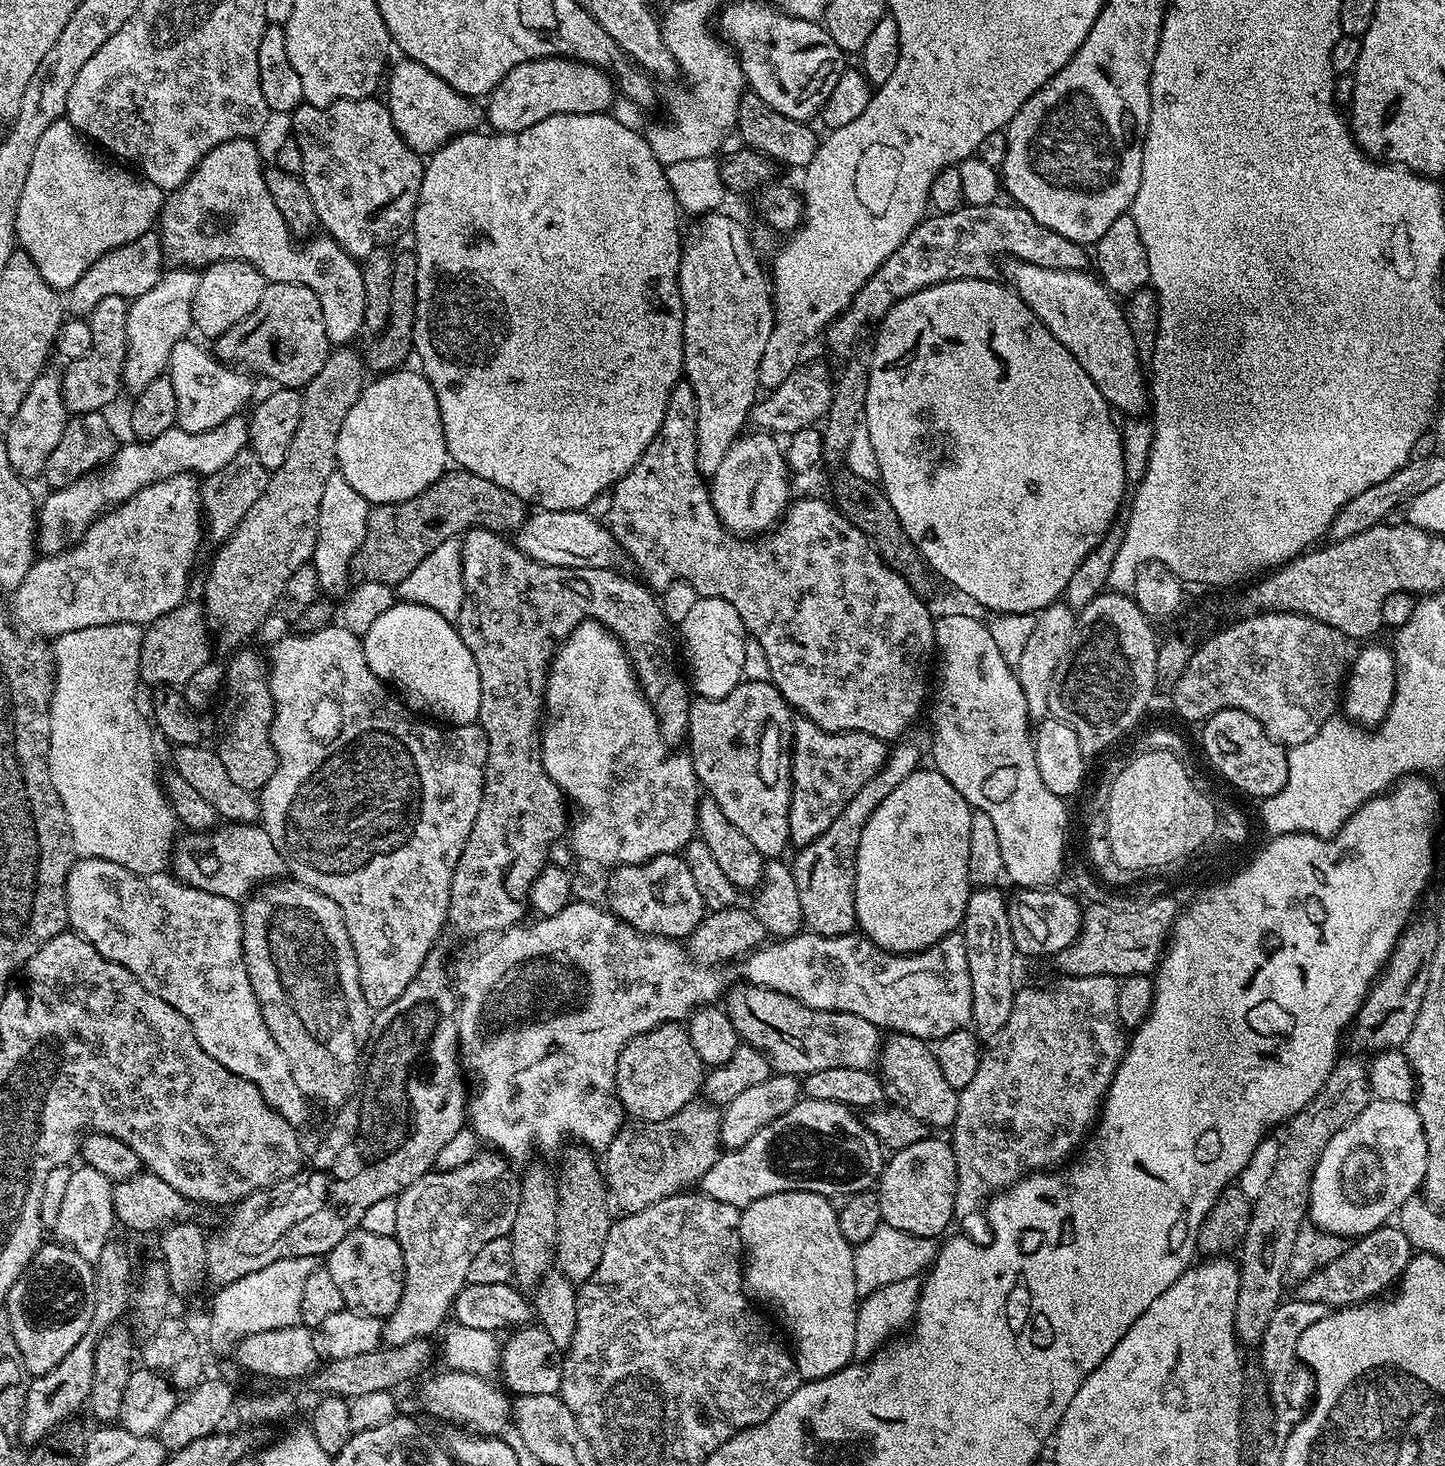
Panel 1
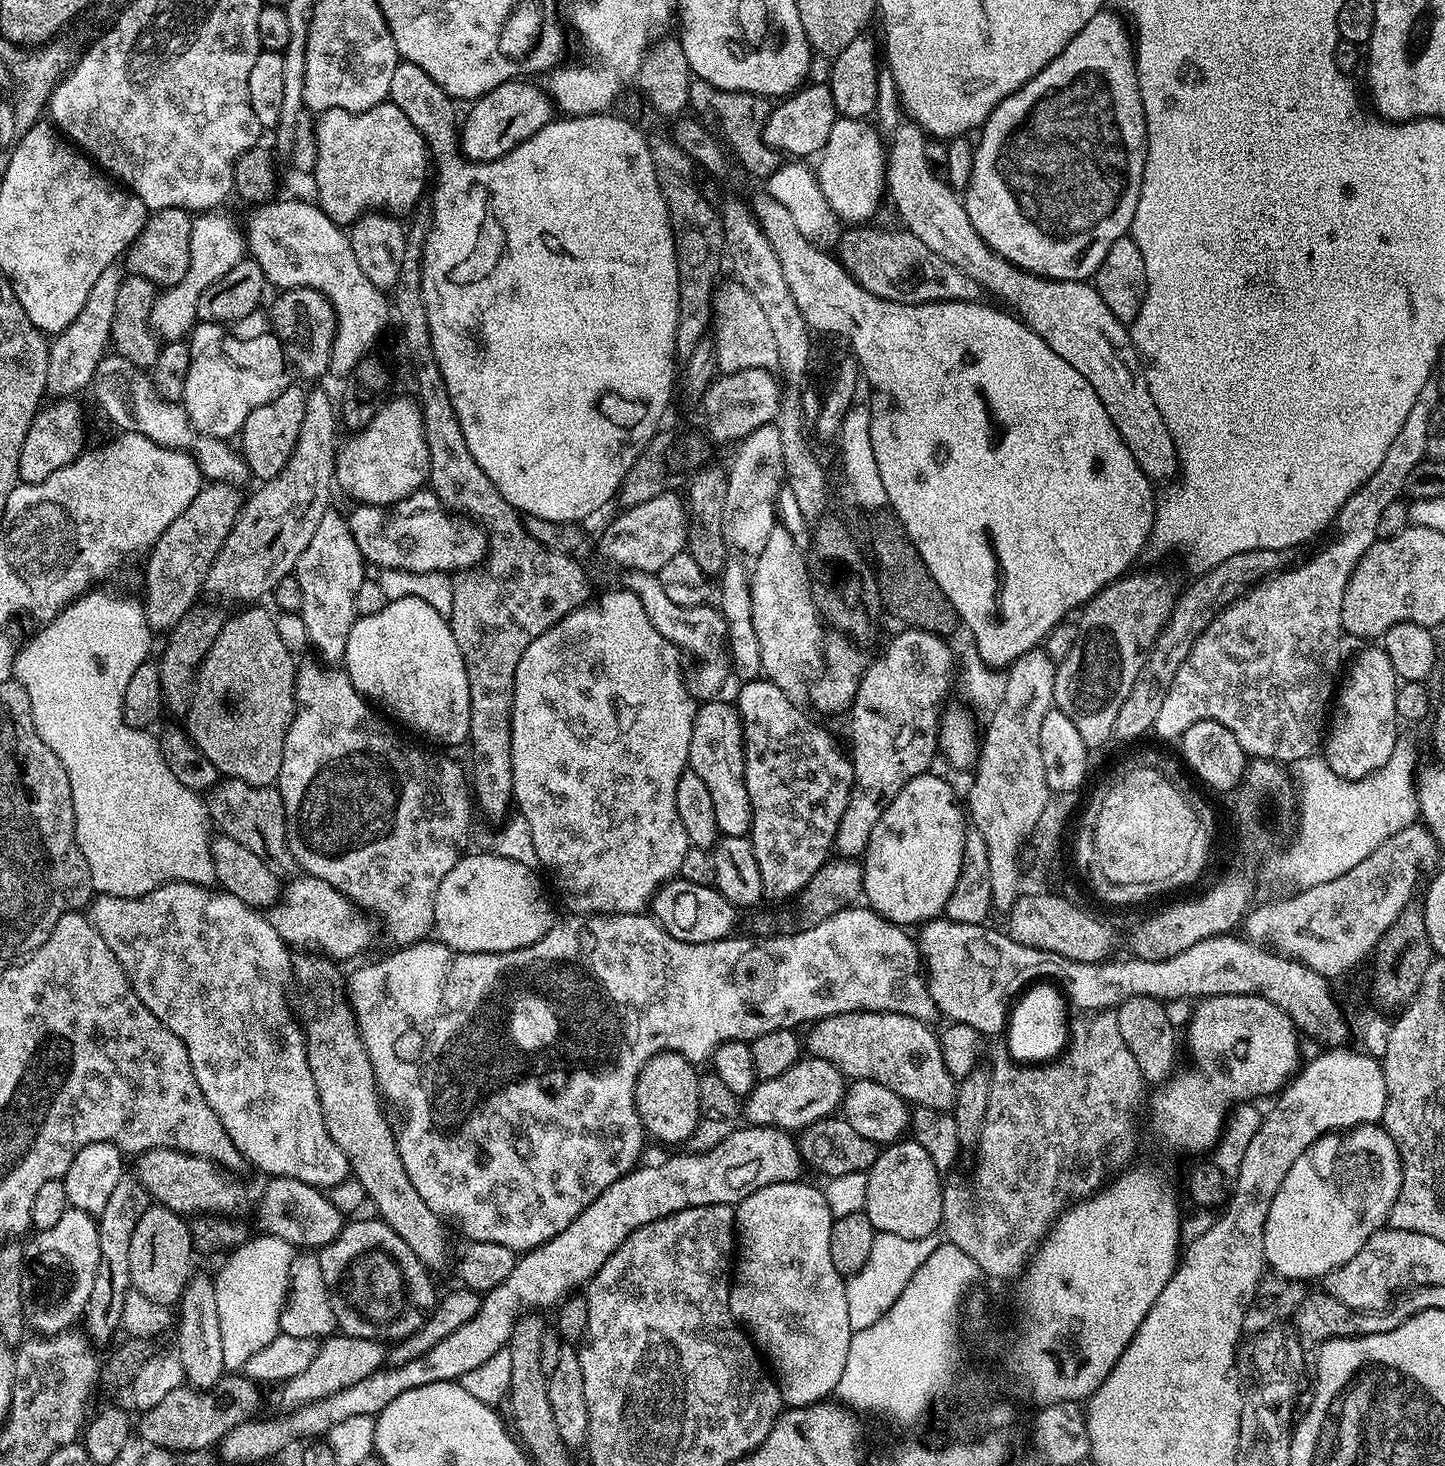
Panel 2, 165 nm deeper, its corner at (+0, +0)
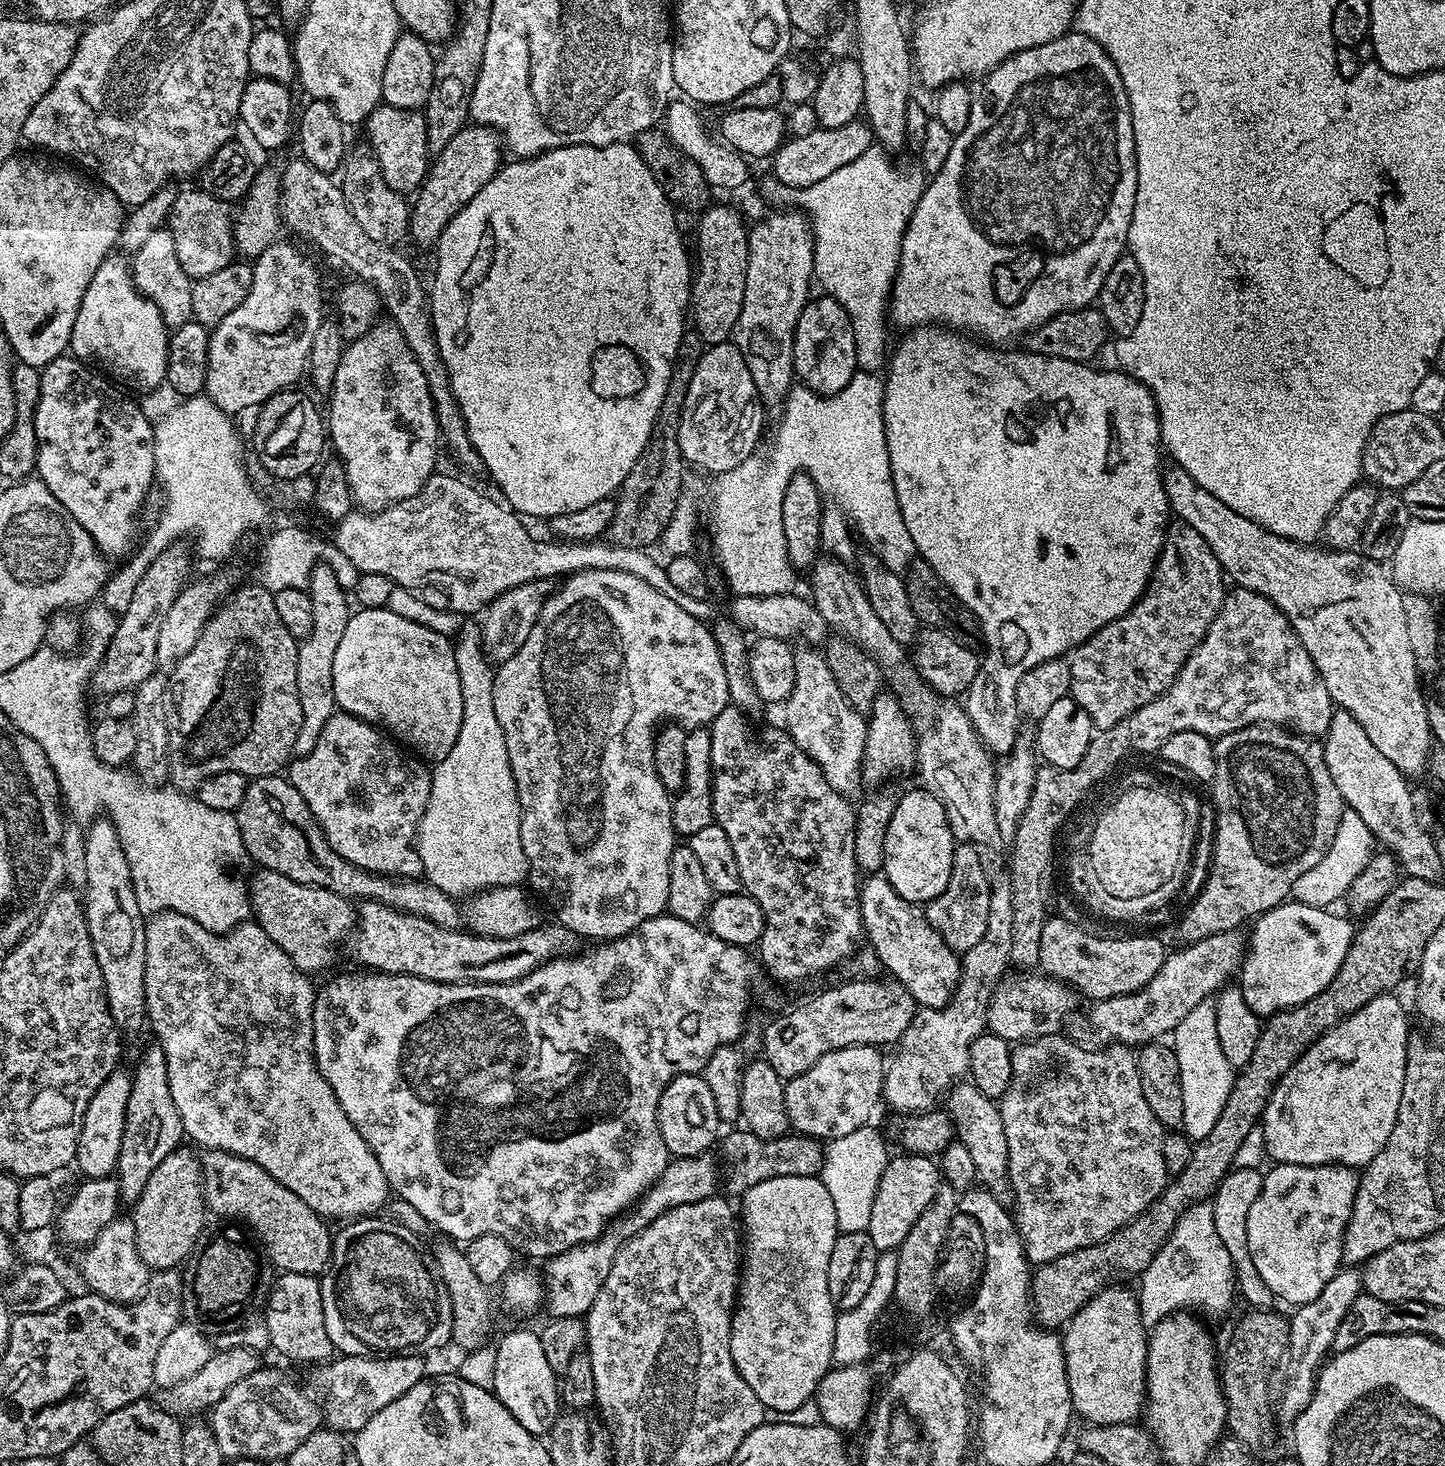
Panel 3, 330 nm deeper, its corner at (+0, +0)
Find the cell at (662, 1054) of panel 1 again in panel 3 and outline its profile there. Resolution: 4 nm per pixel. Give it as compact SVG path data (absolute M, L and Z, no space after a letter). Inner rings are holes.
M700 1074L676 1076L662 1090L662 1098L658 1102L658 1130L662 1134L662 1142L666 1142L669 1157L701 1156L709 1151L708 1147L718 1140L716 1131L722 1128L718 1109L714 1104L714 1096Z

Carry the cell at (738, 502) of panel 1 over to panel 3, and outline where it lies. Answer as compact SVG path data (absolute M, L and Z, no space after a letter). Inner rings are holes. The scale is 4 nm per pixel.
M804 646L796 652L796 665L794 666L794 690L790 690L788 699L783 701L784 720L786 731L792 741L822 770L826 782L834 786L846 798L855 797L855 792L862 788L860 767L866 750L866 734L868 722L863 713L860 713L848 699L842 694L834 674L830 674L830 666L819 651Z

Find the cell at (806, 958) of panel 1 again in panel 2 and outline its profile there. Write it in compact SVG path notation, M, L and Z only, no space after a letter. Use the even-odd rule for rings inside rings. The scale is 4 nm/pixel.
M853 906L846 910L838 910L838 914L830 914L830 918L826 918L822 922L801 927L799 929L801 932L792 932L789 936L768 936L765 940L729 938L727 940L715 940L714 942L702 942L701 944L691 944L674 938L657 920L648 914L634 912L618 914L617 916L577 916L568 914L565 917L565 920L563 918L557 919L553 928L544 937L522 949L496 953L456 952L444 943L437 942L432 938L425 938L418 944L397 947L392 950L396 952L382 957L381 960L374 961L373 964L364 964L361 968L354 969L352 976L350 972L346 980L348 1005L352 1007L352 1013L356 1016L356 1025L360 1031L362 1042L366 1046L370 1066L374 1070L376 1087L381 1097L387 1103L389 1100L404 1115L404 1121L401 1122L400 1128L398 1124L398 1131L396 1132L396 1145L398 1146L398 1154L402 1158L402 1166L406 1166L406 1174L410 1178L414 1190L418 1190L418 1195L426 1202L426 1206L430 1206L430 1210L437 1212L445 1221L451 1222L453 1220L460 1227L461 1234L466 1238L465 1241L468 1242L473 1240L498 1242L498 1246L506 1246L518 1254L531 1252L533 1248L542 1246L546 1241L553 1240L558 1234L562 1234L562 1230L566 1230L566 1226L570 1226L570 1222L574 1222L574 1218L578 1218L578 1214L582 1214L582 1210L586 1210L586 1206L590 1206L590 1202L594 1202L594 1198L598 1198L598 1194L602 1194L602 1190L606 1190L606 1186L618 1182L618 1178L622 1178L627 1172L637 1167L641 1163L640 1155L644 1152L646 1133L644 1124L640 1120L640 1115L636 1109L634 1090L638 1082L638 1074L644 1069L646 1062L650 1062L650 1058L654 1058L660 1052L677 1052L685 1056L691 1064L700 1066L703 1065L703 1060L704 1063L711 1061L714 1050L718 1050L718 1046L722 1046L728 1040L747 1040L751 1042L758 1039L762 1034L770 1034L779 1028L796 1030L799 1029L799 1024L808 1026L817 1020L835 1018L838 1014L846 1014L847 1012L893 1012L894 1014L906 1014L910 1018L918 1018L925 1022L932 1022L932 1019L937 1019L938 1016L936 1003L928 989L926 972L922 967L919 943L913 937L911 940L904 933L907 931L901 925L891 924L889 920L885 920L884 917L867 906Z

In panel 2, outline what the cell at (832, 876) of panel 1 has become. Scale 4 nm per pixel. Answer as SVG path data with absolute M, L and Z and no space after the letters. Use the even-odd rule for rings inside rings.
M905 627L904 632L900 632L888 645L884 648L884 653L877 658L876 661L869 663L864 669L864 677L860 679L860 685L856 691L856 697L850 709L850 717L852 721L848 724L848 732L852 735L852 748L850 747L850 759L852 762L852 789L850 790L850 798L846 802L846 814L842 814L842 822L838 822L838 834L834 845L835 851L844 858L860 858L863 857L865 850L868 849L870 842L870 834L874 834L874 826L878 826L878 818L882 818L882 814L886 814L886 806L890 806L890 802L894 802L894 798L898 798L898 790L902 790L902 786L906 786L906 782L910 782L916 776L925 775L929 771L928 768L932 764L932 759L938 756L938 741L940 738L940 717L942 709L945 707L944 699L948 696L948 691L952 688L952 680L954 684L954 672L952 676L952 648L948 645L949 641L942 636L935 636L932 632L923 632L917 628Z

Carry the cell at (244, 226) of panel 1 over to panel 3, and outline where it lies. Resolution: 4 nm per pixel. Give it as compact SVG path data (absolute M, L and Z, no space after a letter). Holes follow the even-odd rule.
M381 319L362 338L351 341L345 347L342 358L340 359L340 365L338 366L338 374L334 374L330 399L332 401L328 404L328 412L326 408L326 436L330 441L331 451L333 448L336 451L333 453L344 463L346 478L348 479L348 486L352 491L353 501L361 509L379 510L381 508L389 508L391 504L397 504L399 500L405 500L414 494L418 494L418 490L422 490L422 486L426 486L428 479L437 471L436 443L439 445L442 440L440 427L436 421L434 401L428 389L426 374L422 370L422 366L418 366L418 358L414 358L414 354L410 354L410 346L406 346L406 338L402 334L402 330L398 330L398 326L393 324L391 319Z

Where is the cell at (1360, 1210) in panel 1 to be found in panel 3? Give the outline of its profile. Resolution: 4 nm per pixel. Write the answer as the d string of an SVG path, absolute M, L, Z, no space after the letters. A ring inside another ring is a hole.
M1276 1164L1263 1173L1264 1185L1250 1208L1246 1222L1249 1250L1254 1266L1277 1301L1302 1306L1320 1296L1326 1284L1332 1280L1342 1264L1343 1236L1352 1217L1352 1201L1356 1195L1358 1180L1353 1169L1342 1164L1319 1164L1302 1168L1298 1164Z

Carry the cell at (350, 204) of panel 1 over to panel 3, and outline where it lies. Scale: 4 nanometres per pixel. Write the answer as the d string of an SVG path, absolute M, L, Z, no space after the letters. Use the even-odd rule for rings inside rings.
M381 103L380 107L369 114L367 128L369 144L367 147L382 170L382 178L395 192L415 193L424 183L430 167L423 111L414 108L395 108Z

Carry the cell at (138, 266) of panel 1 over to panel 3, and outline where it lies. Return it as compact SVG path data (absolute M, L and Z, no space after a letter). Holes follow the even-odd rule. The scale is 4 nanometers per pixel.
M199 186L176 193L176 201L166 226L174 234L178 262L193 280L206 278L206 274L215 274L216 271L222 270L222 266L233 263L237 255L236 239L232 233L234 212L228 208L231 208L229 201L214 198L214 194Z

